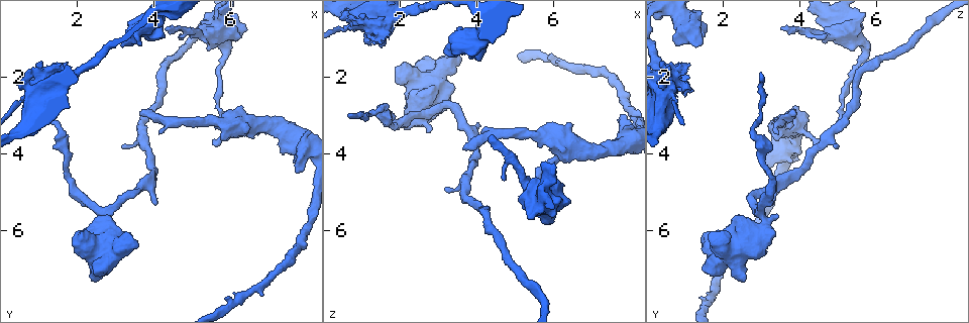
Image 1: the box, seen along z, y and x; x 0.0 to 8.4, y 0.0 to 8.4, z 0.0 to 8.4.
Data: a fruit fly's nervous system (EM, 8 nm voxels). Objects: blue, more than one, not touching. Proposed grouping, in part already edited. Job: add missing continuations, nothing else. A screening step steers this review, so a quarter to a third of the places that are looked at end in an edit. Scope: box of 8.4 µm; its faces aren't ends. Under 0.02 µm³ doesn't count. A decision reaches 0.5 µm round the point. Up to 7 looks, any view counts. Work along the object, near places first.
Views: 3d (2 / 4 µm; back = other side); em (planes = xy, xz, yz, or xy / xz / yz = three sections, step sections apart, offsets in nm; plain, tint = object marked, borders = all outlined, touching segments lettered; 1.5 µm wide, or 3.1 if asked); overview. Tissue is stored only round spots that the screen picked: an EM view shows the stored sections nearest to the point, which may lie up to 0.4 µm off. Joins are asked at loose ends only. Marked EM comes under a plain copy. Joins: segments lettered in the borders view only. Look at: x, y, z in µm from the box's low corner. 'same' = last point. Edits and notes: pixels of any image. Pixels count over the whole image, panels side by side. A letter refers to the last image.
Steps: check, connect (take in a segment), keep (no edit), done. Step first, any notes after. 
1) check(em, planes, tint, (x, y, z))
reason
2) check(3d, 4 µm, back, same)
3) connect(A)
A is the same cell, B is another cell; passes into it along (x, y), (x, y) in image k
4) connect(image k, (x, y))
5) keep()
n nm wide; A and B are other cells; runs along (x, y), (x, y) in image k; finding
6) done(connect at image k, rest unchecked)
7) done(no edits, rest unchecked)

check(3d, 4 µm, (1.30, 2.20, 1.10))
stops while still wide

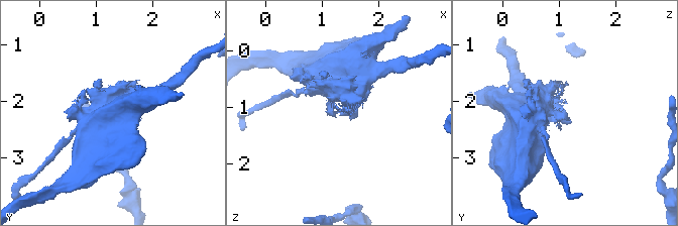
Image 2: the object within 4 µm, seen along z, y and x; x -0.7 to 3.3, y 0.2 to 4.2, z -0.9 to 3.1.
check(em, planes, borders, (1.25, 2.20, 1.10))

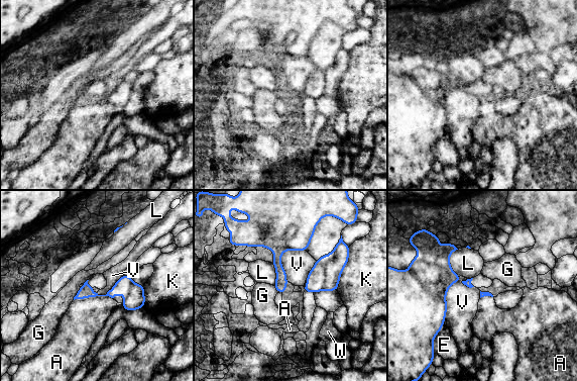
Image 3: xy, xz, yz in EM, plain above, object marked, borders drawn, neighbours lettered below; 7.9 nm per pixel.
keep()
A, E, G, K, L, V and W are other cells; runs along (309, 229), (277, 251), (280, 290) in image 3; none of them fits

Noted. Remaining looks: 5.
check(em, planes, borders, (4.05, 5.35, 3.20))
tapers out

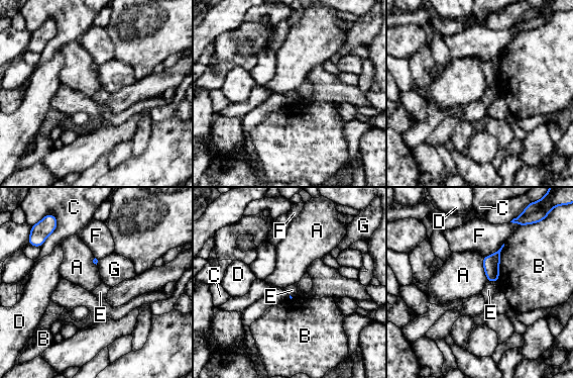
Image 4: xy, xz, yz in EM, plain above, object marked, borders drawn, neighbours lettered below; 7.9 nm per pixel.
keep()
B touches over 300 nm; A, B, C, D, E, F and G are other cells; border along (482, 257), (482, 267), (487, 280) in image 4; no lettered segment goes on from it

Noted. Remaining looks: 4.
check(em, yz, step 8, tint, (3.60, 3.00, 3.85))
an open end

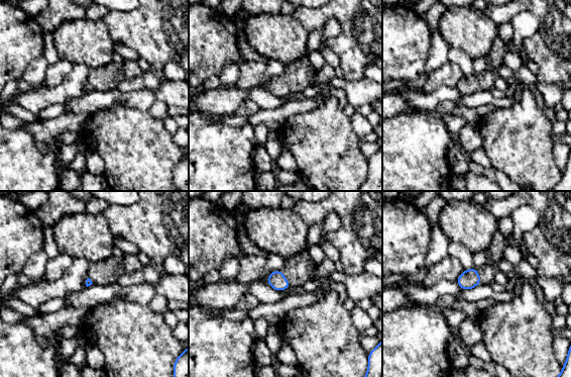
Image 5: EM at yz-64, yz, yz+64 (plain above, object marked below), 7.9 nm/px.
check(em, planes, borders, same)

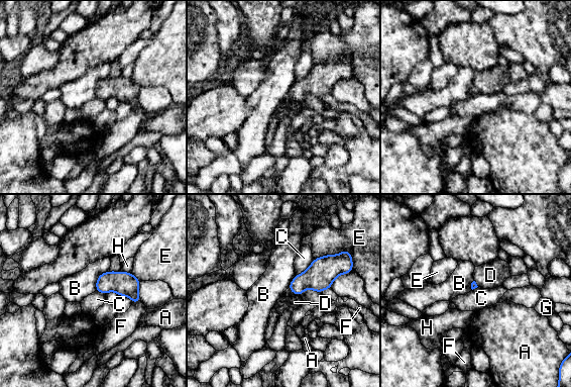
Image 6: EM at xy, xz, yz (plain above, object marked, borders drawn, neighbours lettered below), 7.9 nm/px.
connect(D)
D is the same cell, A, B, C, E, F, G and H are other cells; passes into it along (320, 275), (299, 295), (282, 303) in image 6; it goes on there

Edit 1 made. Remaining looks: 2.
done(connect at image 6, rest unchecked)

